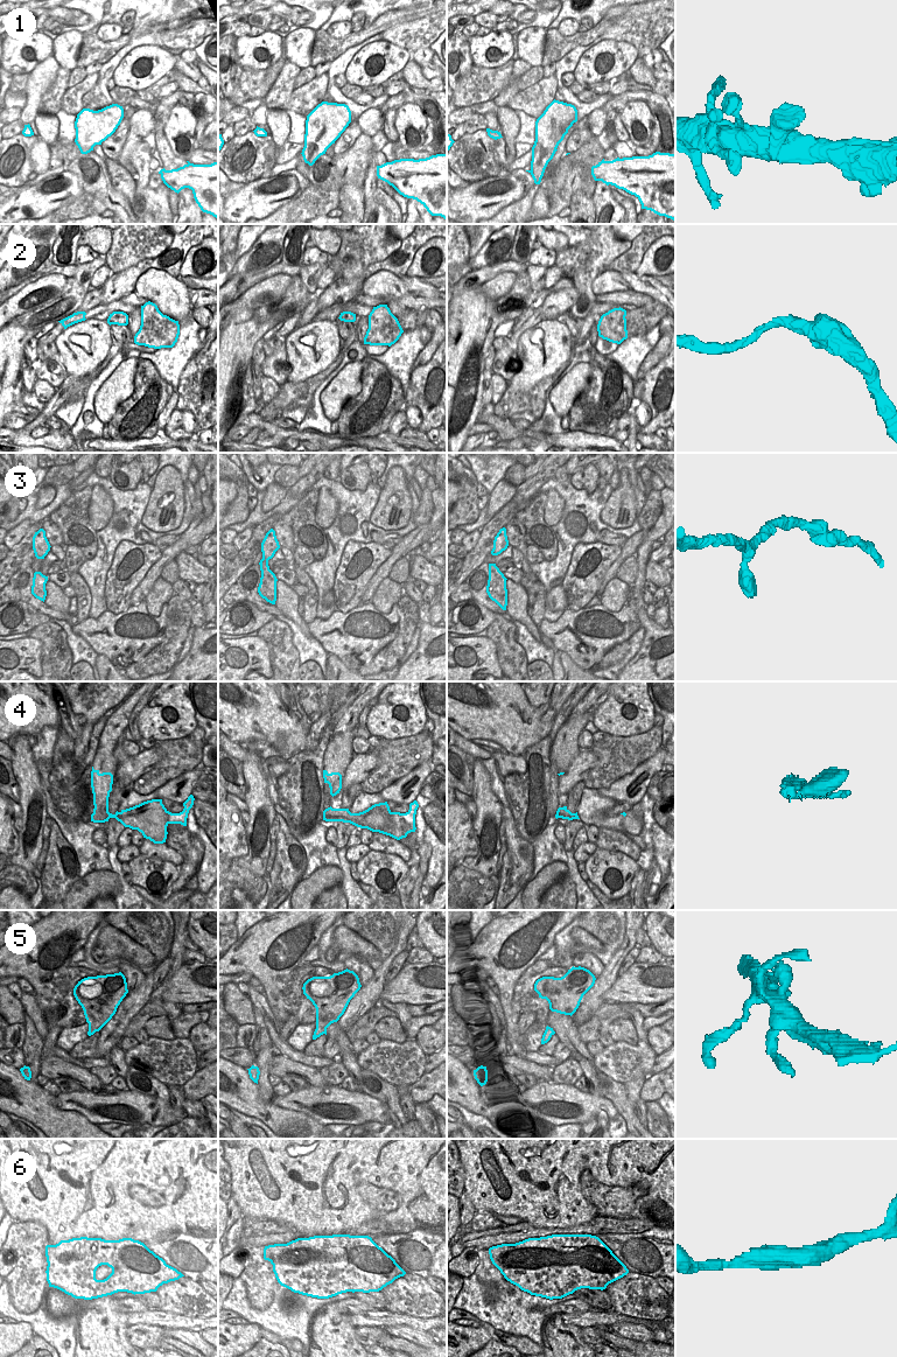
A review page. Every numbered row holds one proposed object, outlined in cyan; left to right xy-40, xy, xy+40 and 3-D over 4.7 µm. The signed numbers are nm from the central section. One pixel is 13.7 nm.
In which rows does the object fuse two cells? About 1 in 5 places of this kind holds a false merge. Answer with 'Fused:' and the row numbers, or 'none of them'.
Fused: 2

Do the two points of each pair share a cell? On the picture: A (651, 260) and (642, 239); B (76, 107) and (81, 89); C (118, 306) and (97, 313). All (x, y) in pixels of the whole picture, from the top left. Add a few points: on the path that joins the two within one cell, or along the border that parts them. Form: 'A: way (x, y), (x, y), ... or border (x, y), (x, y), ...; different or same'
A: border (663, 236), (647, 249), (642, 263), (633, 272); different
B: way (76, 103), (76, 93); same
C: way (113, 307), (102, 312); same

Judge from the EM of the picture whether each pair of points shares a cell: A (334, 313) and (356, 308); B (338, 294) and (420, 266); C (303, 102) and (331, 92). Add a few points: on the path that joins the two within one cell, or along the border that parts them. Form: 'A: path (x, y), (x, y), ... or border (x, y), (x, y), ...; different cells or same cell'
A: path (340, 308), (350, 307); same cell
B: border (420, 246), (405, 274); different cells
C: border (327, 72), (327, 91), (322, 100); different cells

